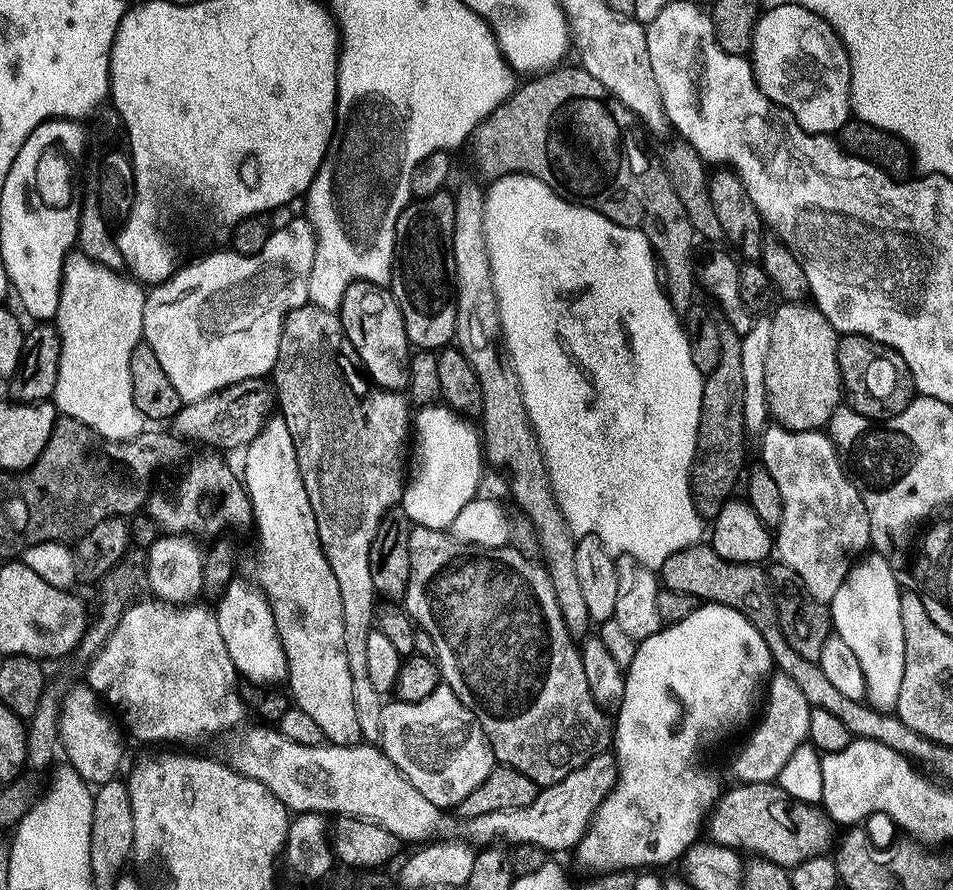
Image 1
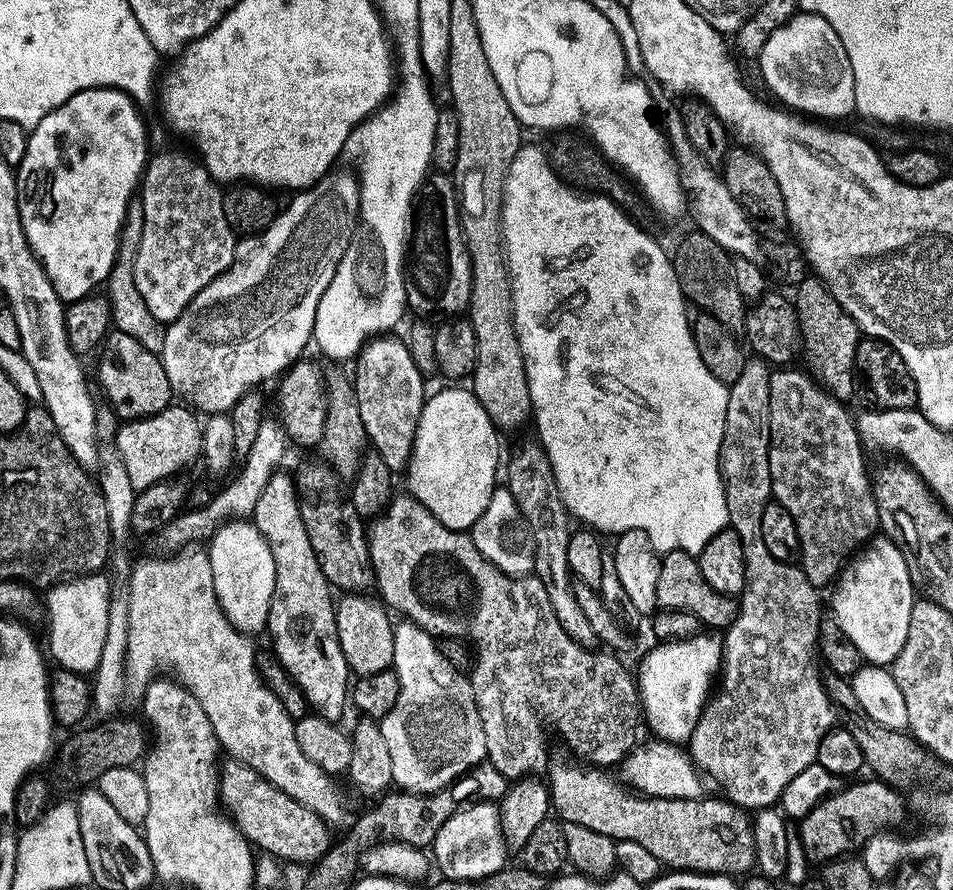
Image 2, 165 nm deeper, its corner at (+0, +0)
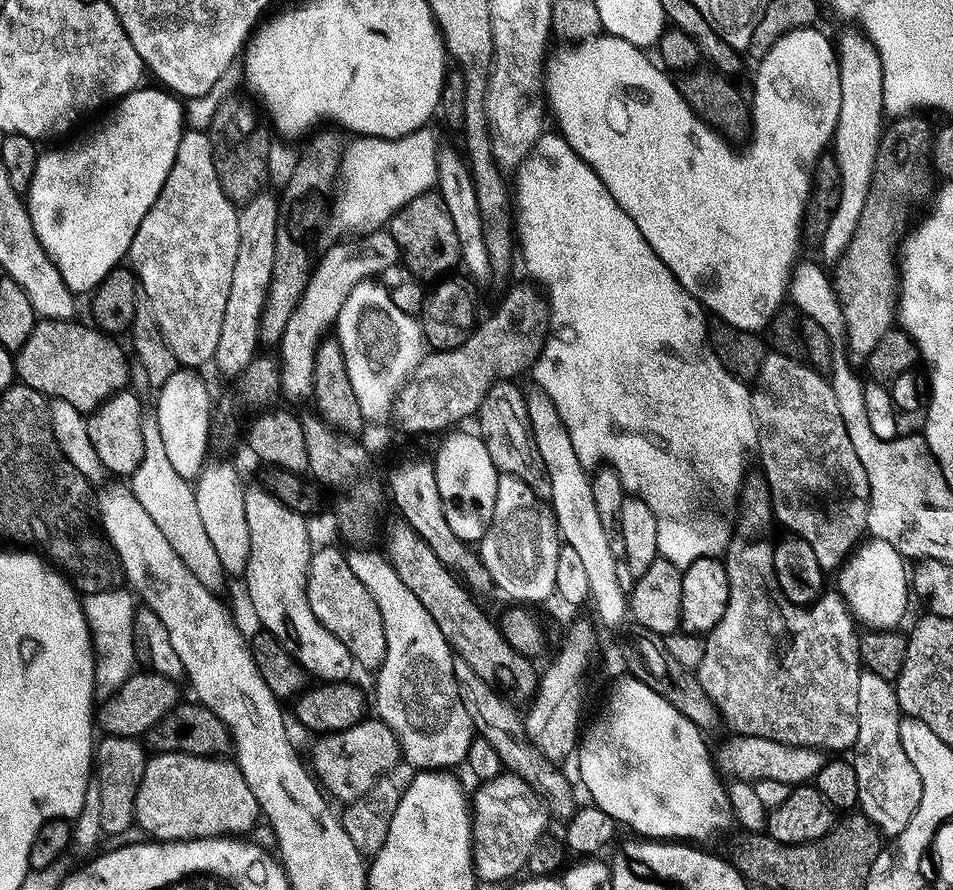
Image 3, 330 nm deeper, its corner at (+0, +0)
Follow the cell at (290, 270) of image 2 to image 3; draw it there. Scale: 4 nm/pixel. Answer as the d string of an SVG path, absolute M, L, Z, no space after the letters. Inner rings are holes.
M425 126L397 140L360 136L345 147L340 153L338 179L330 196L332 209L328 212L328 228L333 237L360 238L383 229L406 202L431 193L437 187L438 143L430 129Z

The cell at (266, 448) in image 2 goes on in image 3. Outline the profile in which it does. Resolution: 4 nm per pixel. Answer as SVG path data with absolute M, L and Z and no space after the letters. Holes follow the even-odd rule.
M380 230L369 233L365 238L346 238L334 243L336 244L332 245L321 259L320 257L317 259L308 277L307 288L298 306L290 314L290 319L286 322L286 330L283 331L278 345L280 391L285 401L288 399L298 402L311 399L316 350L327 333L325 331L333 327L354 286L378 276L378 273L395 263L398 264L401 257L396 240Z

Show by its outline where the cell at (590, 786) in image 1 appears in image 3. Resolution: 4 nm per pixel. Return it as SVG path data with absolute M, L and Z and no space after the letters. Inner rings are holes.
M729 735L729 740L714 752L714 764L725 777L755 782L786 782L790 786L804 786L815 781L818 770L822 770L825 753L818 748L799 748L782 742L774 742L761 736Z

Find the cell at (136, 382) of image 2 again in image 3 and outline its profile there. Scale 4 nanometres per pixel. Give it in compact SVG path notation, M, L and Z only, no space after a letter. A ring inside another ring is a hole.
M41 319L26 338L26 342L14 356L14 372L19 383L38 390L45 398L53 400L62 399L70 402L80 413L87 414L106 402L114 394L125 391L128 384L128 360L124 352L115 344L111 335L105 334L95 326L87 328L84 324L76 324L71 320L46 320Z

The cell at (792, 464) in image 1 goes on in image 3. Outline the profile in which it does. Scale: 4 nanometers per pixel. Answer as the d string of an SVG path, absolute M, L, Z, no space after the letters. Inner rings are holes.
M769 351L758 370L751 393L752 422L754 433L756 432L756 444L760 447L760 464L764 467L762 475L772 495L773 517L779 523L781 520L788 527L787 531L789 533L800 536L810 544L823 570L830 570L830 568L832 570L839 569L853 549L861 543L868 527L866 522L866 514L868 513L868 483L866 482L866 470L862 470L862 462L858 462L858 454L854 454L854 446L850 446L850 434L846 434L846 426L842 422L842 414L838 414L838 401L834 398L832 385L821 373L815 372L814 369L808 367L807 363L792 361L790 357L780 356L778 353Z

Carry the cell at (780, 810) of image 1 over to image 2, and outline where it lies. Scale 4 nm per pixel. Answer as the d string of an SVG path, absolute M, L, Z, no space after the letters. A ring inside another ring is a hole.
M553 763L546 772L551 811L564 824L586 827L615 842L638 842L668 870L713 874L748 874L753 871L756 863L754 820L731 800L671 800L633 794L617 777L616 781L608 773L611 771L600 766L571 763Z

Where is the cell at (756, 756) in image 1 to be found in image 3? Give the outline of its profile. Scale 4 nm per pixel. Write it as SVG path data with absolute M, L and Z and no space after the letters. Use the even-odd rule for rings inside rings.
M760 474L745 475L728 547L722 556L728 575L726 612L705 639L705 654L698 669L702 690L706 690L721 721L729 724L733 733L840 754L843 748L855 749L858 738L858 678L862 671L858 624L836 590L825 591L807 606L792 604L785 598L776 584L772 524L772 495L767 482Z

